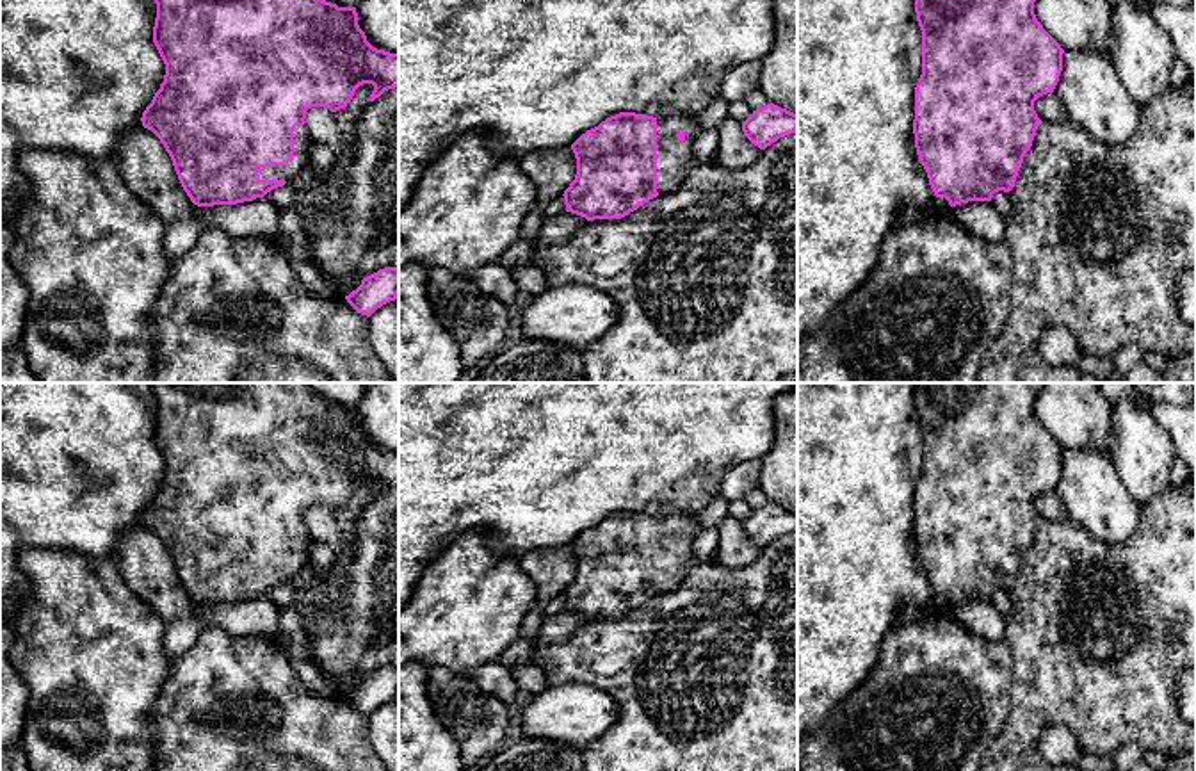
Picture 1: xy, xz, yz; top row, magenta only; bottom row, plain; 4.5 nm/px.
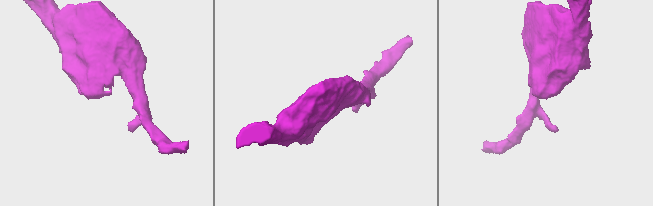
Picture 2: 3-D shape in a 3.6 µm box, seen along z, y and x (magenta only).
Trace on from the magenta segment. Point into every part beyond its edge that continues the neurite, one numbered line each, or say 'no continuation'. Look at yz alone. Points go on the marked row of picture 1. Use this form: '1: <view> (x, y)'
no continuation

